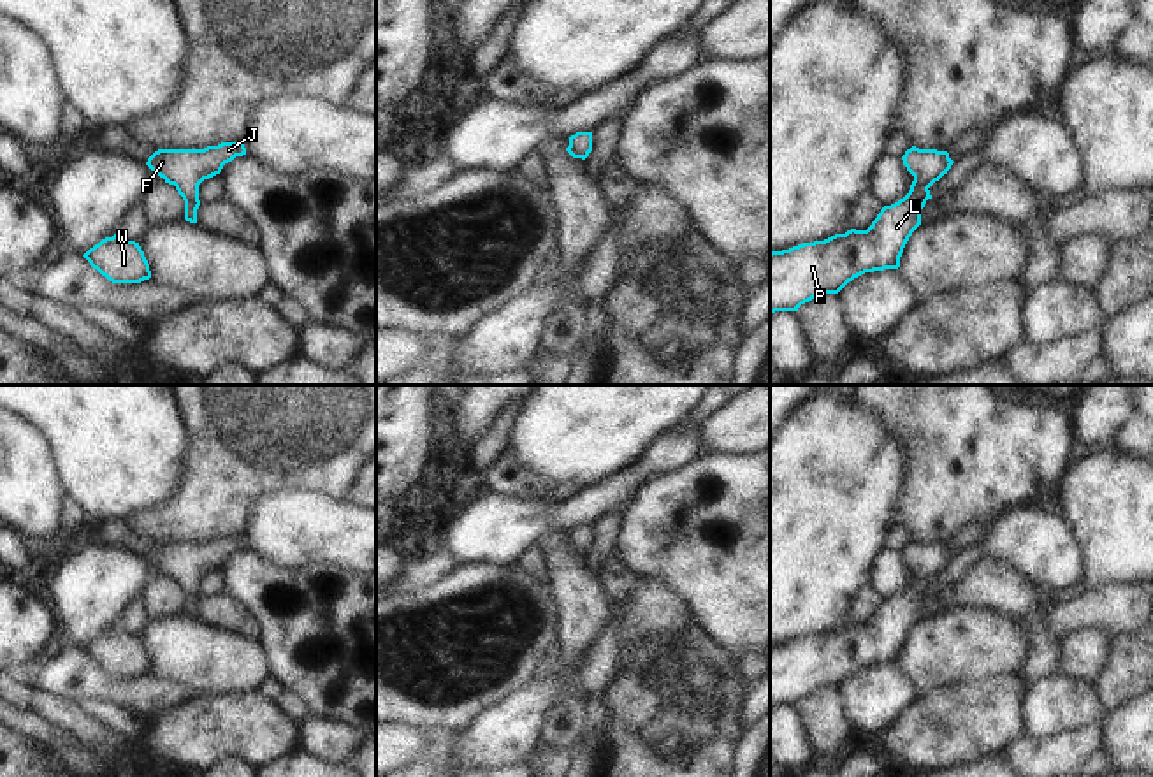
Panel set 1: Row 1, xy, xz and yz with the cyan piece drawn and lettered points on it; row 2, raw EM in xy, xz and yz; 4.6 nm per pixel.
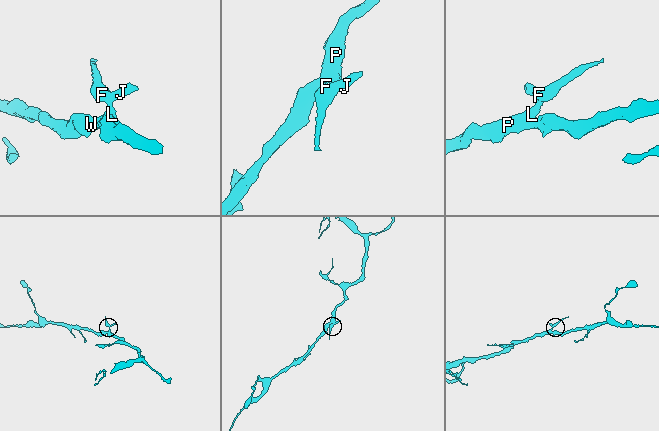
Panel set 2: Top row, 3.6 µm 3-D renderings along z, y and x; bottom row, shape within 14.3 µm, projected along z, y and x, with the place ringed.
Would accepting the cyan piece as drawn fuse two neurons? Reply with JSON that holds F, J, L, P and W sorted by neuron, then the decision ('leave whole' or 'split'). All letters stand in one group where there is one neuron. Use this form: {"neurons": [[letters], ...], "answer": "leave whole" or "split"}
{"neurons": [["F", "J", "L", "P", "W"]], "answer": "leave whole"}

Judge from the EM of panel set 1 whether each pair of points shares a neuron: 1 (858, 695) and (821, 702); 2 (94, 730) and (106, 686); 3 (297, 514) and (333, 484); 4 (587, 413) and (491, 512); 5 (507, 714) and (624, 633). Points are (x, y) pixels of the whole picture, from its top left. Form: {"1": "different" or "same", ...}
{"1": "different", "2": "different", "3": "different", "4": "different", "5": "same"}

